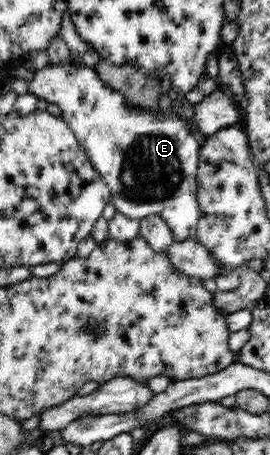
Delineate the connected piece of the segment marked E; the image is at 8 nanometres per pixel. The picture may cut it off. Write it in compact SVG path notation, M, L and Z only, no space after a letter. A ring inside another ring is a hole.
M72 62L66 65L49 65L40 69L30 82L29 92L56 104L62 112L62 119L74 132L80 148L92 162L94 169L102 176L110 188L117 212L129 219L145 219L152 215L159 216L172 230L175 241L184 241L195 237L198 220L201 219L198 204L198 180L196 177L199 152L198 141L191 126L186 121L184 110L179 109L169 115L147 113L142 109L131 109L125 98L110 86L105 85L92 67L77 67Z

